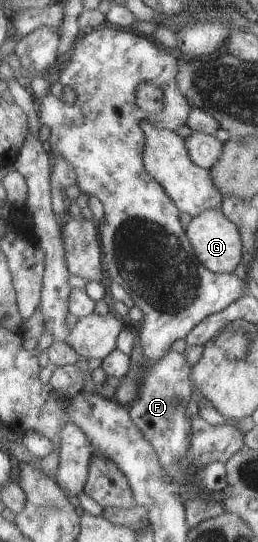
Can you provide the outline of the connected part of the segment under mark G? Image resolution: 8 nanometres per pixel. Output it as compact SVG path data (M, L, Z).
M220 209L204 210L197 216L191 217L185 234L189 237L195 258L204 269L219 274L229 274L238 267L242 255L240 232L234 223L224 217Z

